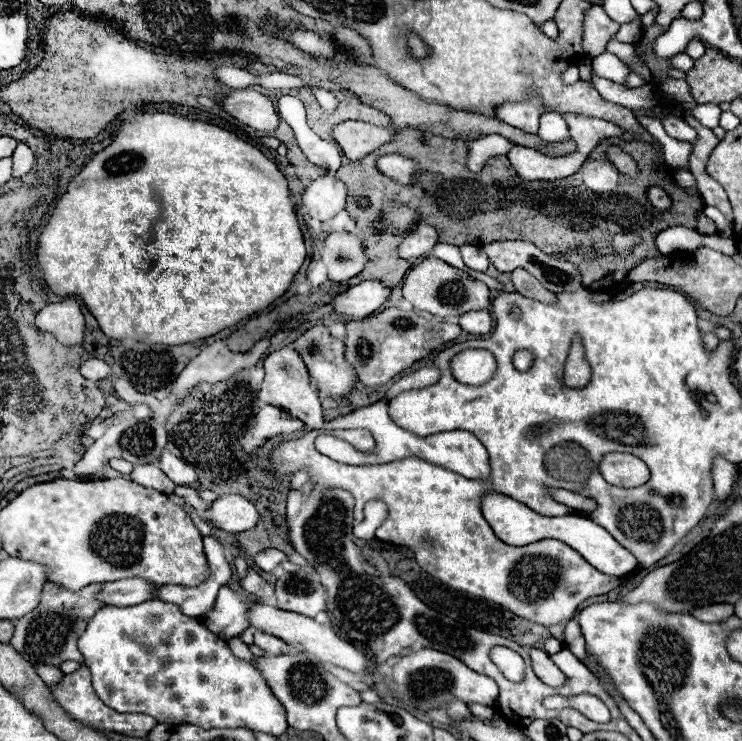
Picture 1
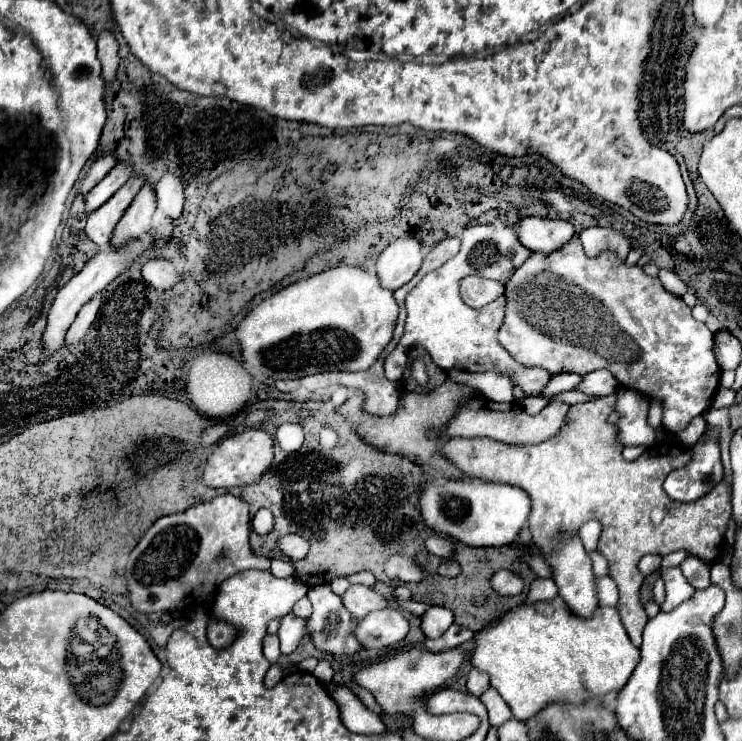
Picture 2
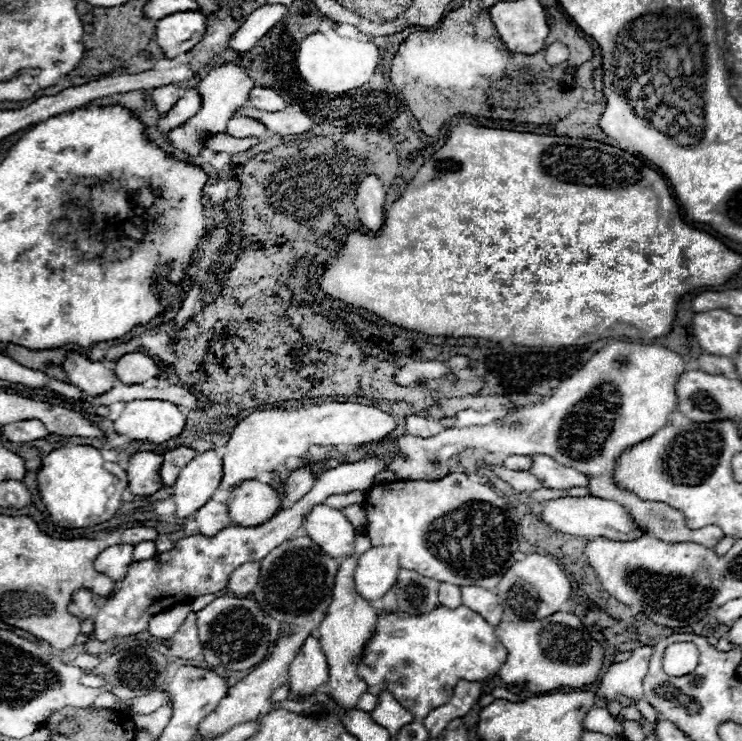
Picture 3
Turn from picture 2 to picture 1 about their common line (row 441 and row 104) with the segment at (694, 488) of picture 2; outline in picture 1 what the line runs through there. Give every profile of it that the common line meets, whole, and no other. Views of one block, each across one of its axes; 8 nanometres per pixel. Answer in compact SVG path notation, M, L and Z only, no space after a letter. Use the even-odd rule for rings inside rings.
M698 104L698 106L692 110L692 114L694 114L704 126L716 128L716 126L720 124L720 114L722 114L722 110L720 110L718 104Z

